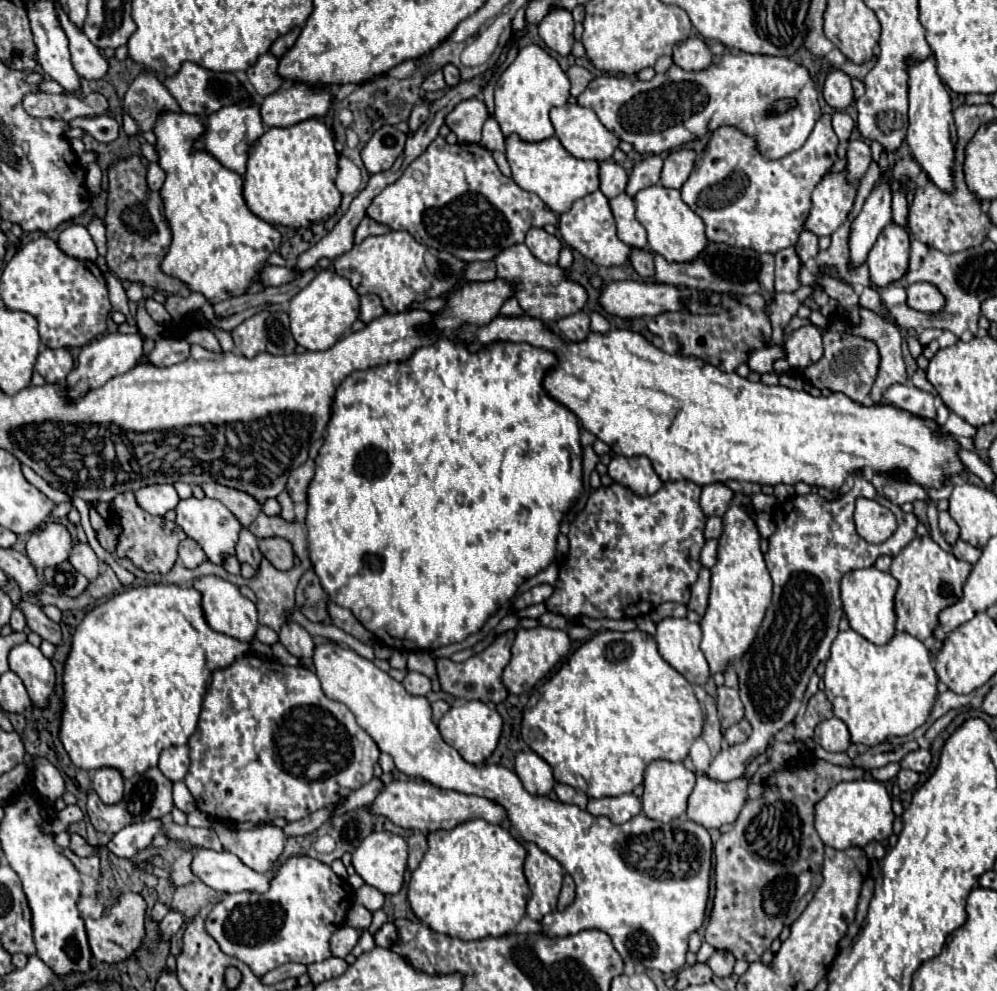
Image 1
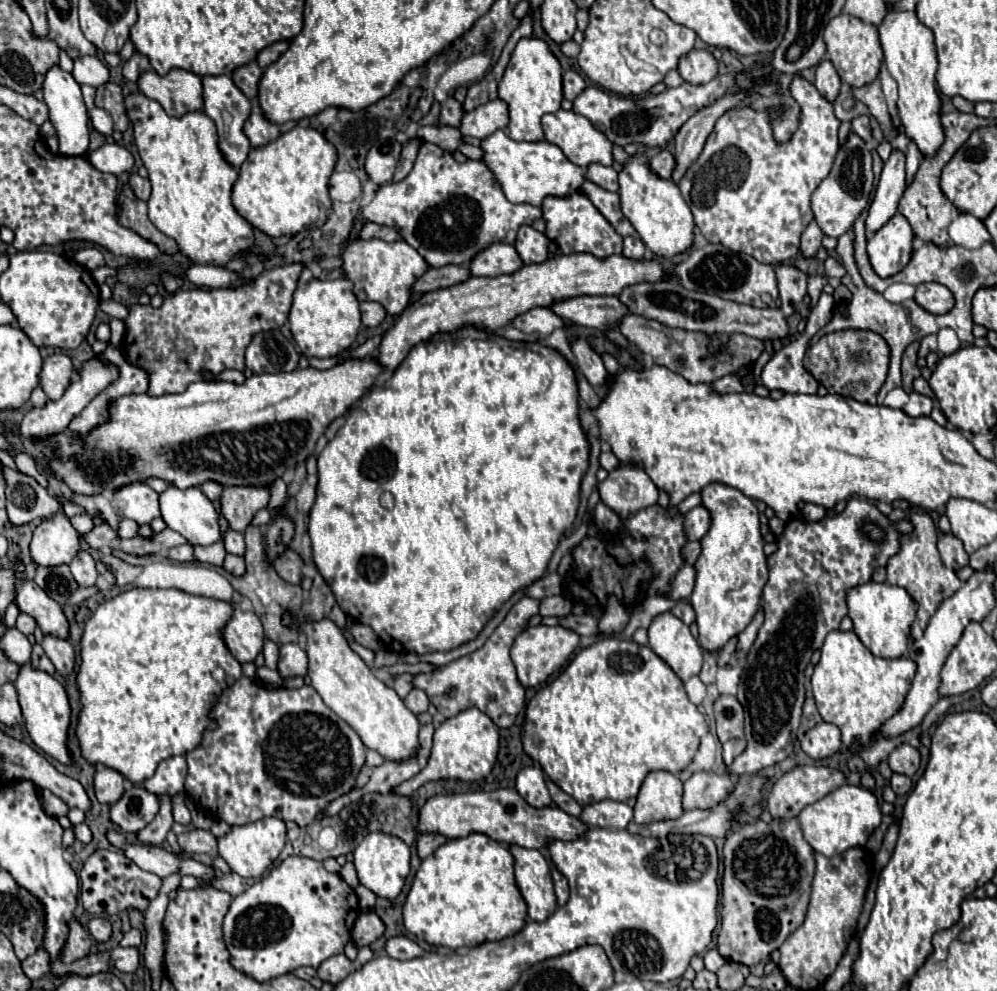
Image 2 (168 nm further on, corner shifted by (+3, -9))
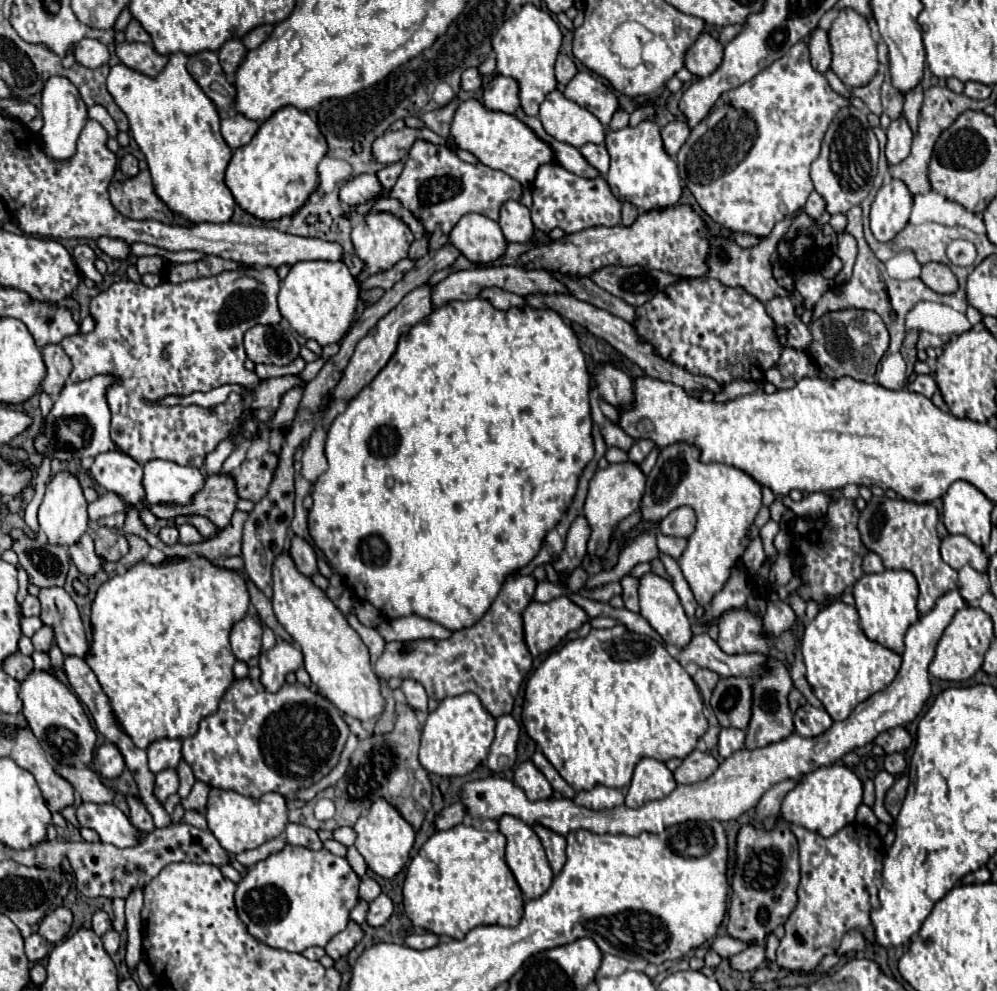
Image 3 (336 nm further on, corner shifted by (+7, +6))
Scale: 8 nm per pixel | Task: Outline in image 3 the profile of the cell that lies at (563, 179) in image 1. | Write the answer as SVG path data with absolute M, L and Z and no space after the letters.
M466 100L458 106L450 134L454 136L458 148L472 152L484 166L502 170L504 174L518 180L522 186L534 182L536 172L542 164L556 162L552 146L542 140L532 128L528 128L520 118L504 112L490 112L478 100Z

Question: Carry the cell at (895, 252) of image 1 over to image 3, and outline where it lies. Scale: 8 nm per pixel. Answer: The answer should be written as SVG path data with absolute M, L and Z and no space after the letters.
M900 180L886 182L872 202L870 210L870 230L878 242L890 242L910 218L912 196L906 184Z

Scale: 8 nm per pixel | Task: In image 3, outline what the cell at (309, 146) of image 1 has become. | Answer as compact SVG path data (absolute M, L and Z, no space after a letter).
M286 106L260 124L252 142L234 150L226 170L226 186L236 204L260 220L280 220L300 210L318 186L316 166L328 150L316 122L302 110Z

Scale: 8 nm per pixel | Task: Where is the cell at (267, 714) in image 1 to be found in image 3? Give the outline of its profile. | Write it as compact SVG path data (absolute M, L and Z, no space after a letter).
M236 678L222 696L218 712L206 716L200 722L198 732L182 742L182 758L192 768L194 778L210 784L212 788L232 790L250 798L260 798L266 792L278 792L286 798L292 792L306 790L328 776L338 766L348 736L350 726L346 724L344 714L312 688L300 682L284 682L282 688L272 694L266 692L260 680Z

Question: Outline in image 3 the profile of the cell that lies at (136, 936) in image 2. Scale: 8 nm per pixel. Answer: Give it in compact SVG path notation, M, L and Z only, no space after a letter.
M112 928L112 930L108 930L108 932L102 936L102 942L104 942L106 952L108 952L110 956L114 956L116 950L118 950L118 946L120 946L120 934Z

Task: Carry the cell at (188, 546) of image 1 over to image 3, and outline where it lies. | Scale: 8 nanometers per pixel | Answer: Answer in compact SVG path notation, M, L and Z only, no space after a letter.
M164 526L164 528L160 528L158 536L160 536L160 540L162 540L164 544L168 544L168 546L172 546L172 544L178 542L178 530L172 528L172 526Z

